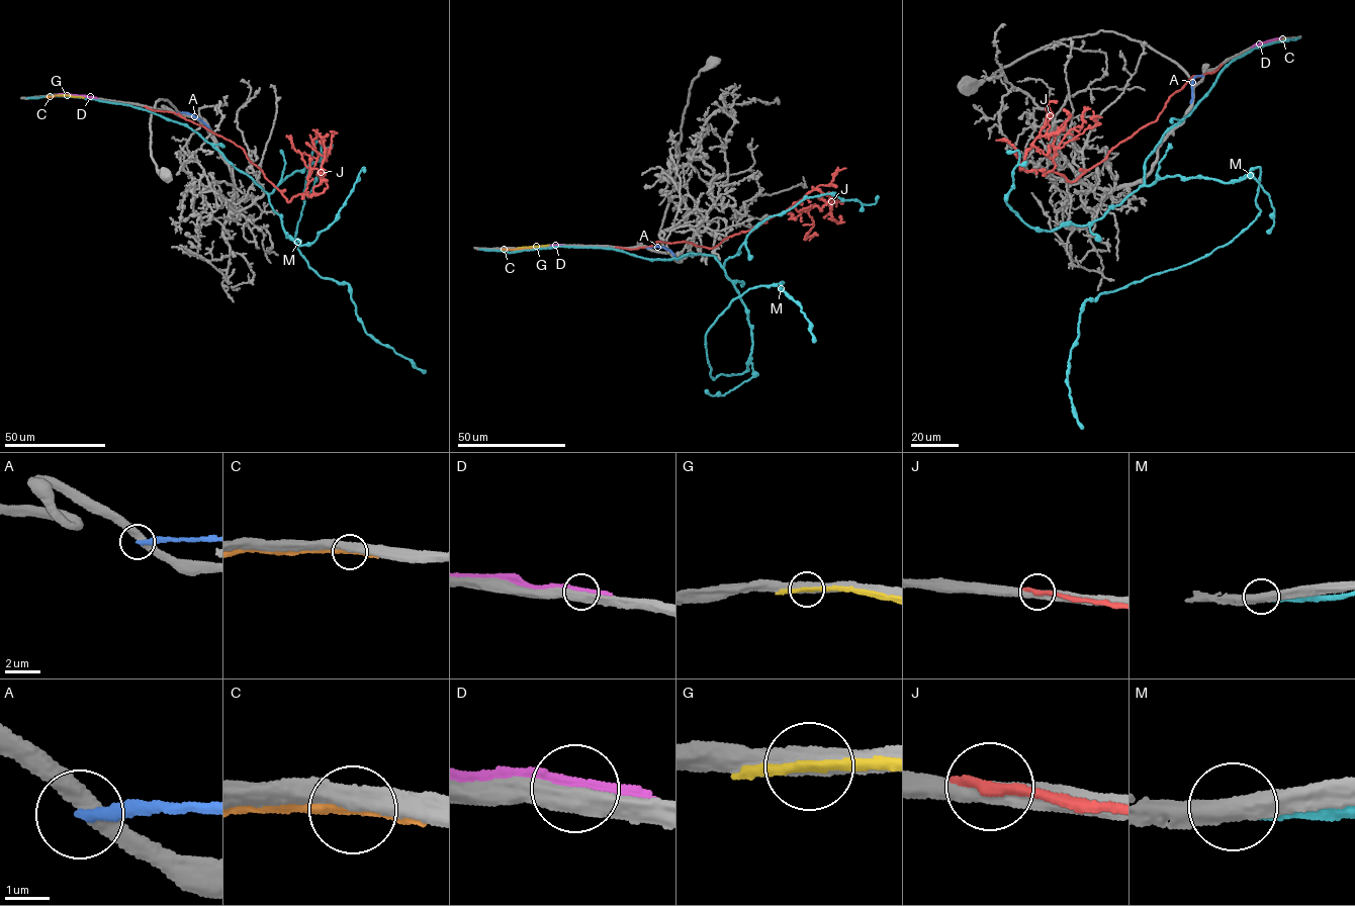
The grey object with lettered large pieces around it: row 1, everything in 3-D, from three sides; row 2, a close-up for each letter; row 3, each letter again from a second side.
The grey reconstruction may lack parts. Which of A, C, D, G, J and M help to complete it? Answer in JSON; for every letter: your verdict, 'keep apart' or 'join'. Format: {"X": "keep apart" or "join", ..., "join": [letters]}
{"A": "keep apart", "C": "keep apart", "D": "keep apart", "G": "keep apart", "J": "keep apart", "M": "keep apart", "join": []}

